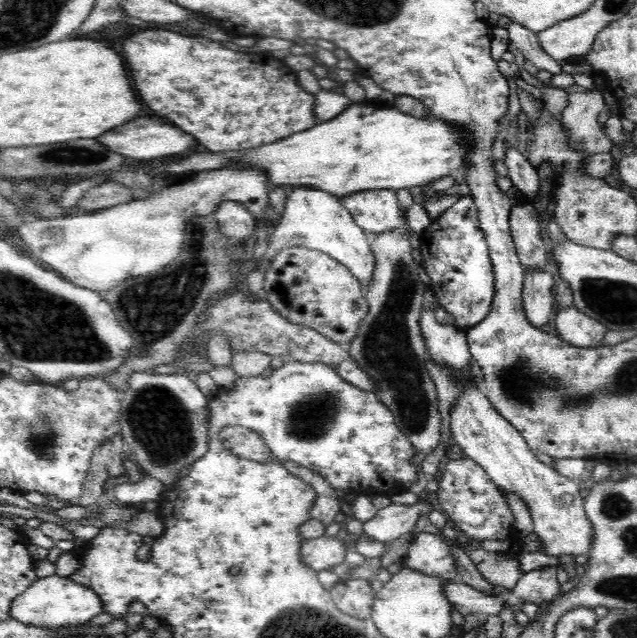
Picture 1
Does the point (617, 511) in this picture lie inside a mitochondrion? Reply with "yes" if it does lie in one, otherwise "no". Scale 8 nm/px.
yes

